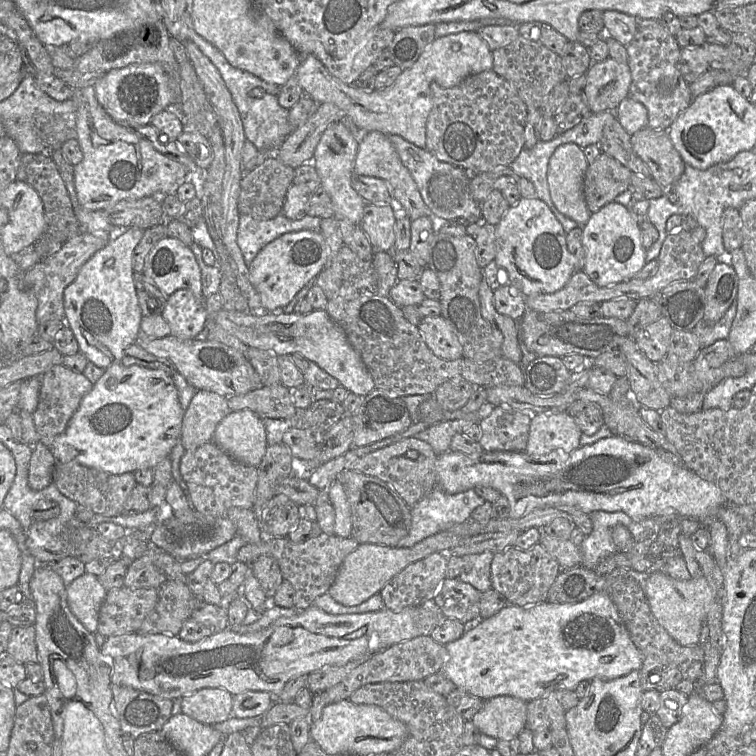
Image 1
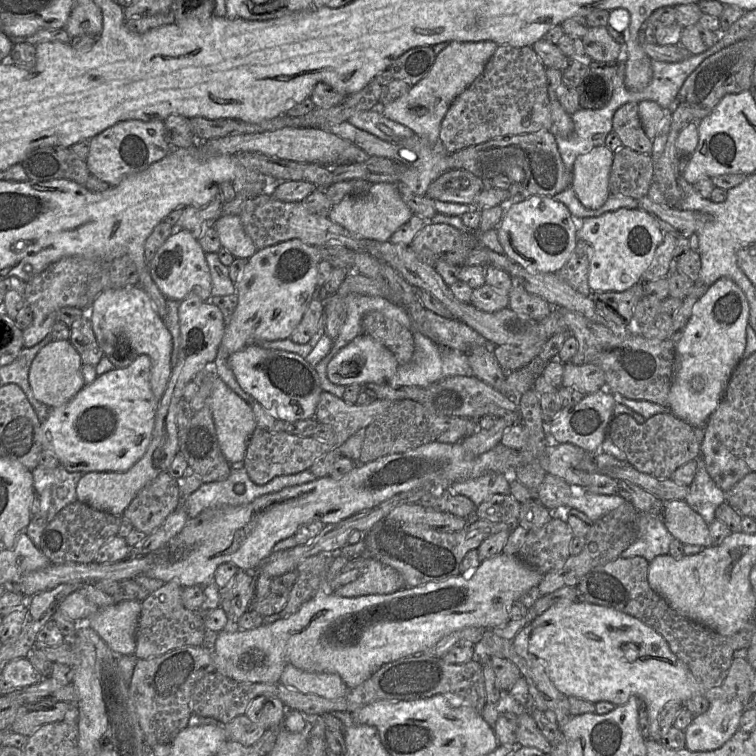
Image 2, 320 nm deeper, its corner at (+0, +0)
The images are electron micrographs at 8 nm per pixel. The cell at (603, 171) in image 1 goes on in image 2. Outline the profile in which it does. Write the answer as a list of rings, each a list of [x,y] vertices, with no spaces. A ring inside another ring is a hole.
[[[621,147],[614,153],[609,176],[609,193],[633,199],[648,196],[654,177],[654,161],[649,154]]]

